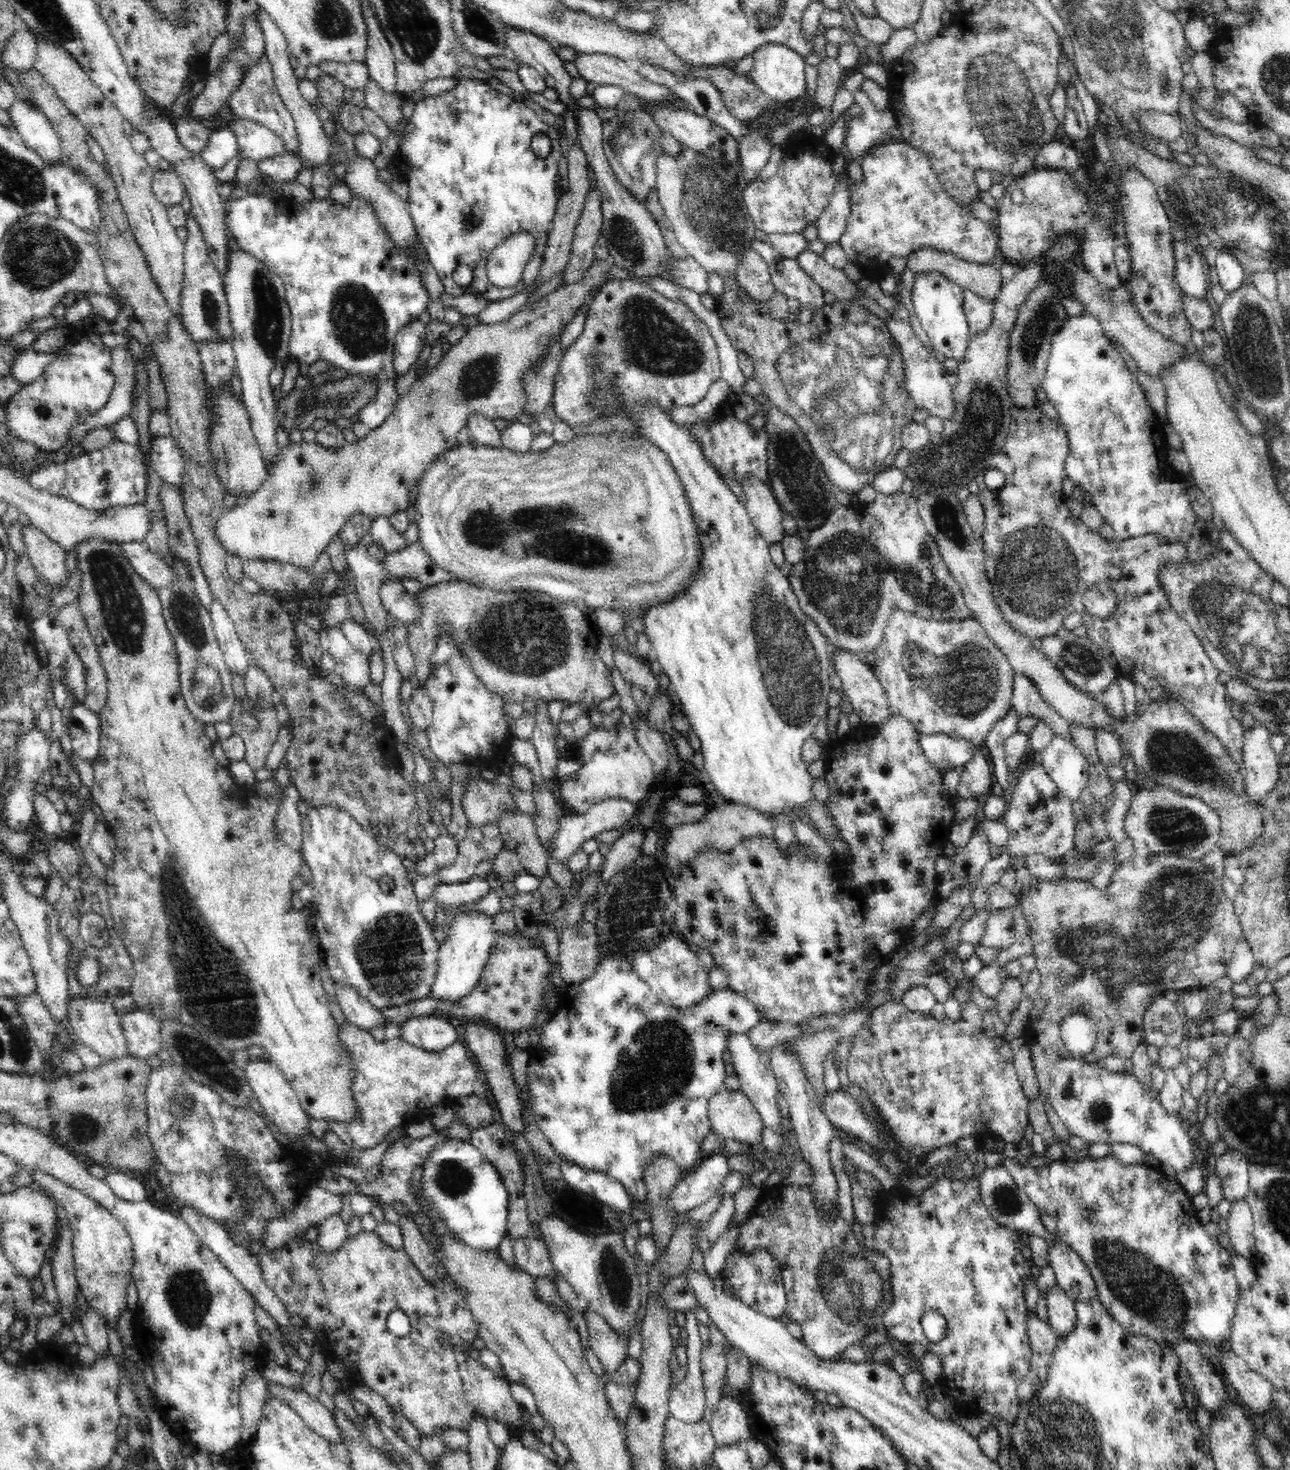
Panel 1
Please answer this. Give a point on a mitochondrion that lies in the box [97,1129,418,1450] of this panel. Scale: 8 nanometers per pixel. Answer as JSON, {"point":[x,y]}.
{"point":[189,1297]}

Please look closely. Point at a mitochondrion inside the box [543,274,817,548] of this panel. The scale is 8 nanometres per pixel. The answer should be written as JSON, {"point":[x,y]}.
{"point":[644,334]}

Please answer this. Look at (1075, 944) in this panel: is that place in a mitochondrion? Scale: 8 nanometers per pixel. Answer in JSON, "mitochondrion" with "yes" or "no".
{"mitochondrion":"yes"}

